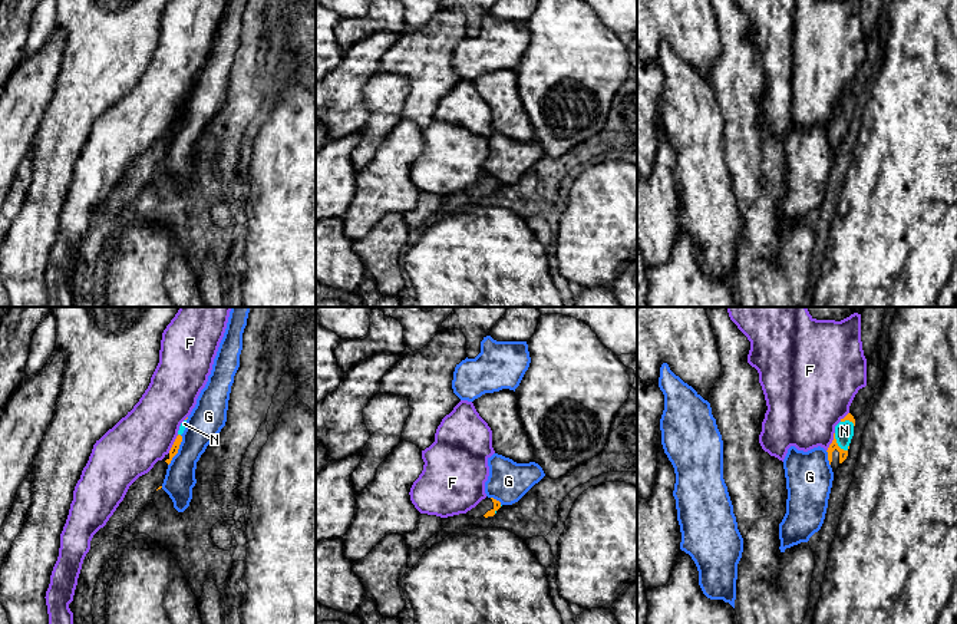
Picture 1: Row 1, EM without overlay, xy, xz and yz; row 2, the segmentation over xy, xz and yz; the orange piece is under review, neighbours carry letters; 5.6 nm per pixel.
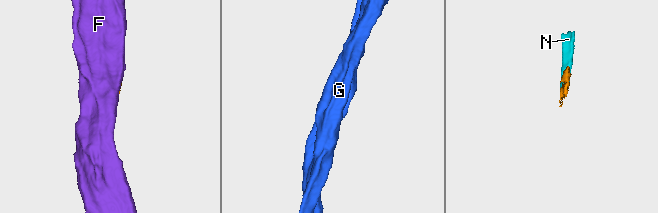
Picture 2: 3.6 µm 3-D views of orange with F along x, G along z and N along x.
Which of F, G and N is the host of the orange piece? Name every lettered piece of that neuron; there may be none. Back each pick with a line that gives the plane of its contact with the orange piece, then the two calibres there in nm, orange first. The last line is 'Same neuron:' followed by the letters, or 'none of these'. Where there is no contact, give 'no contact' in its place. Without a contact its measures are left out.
N: yz | 50/110 nm
Same neuron: N

